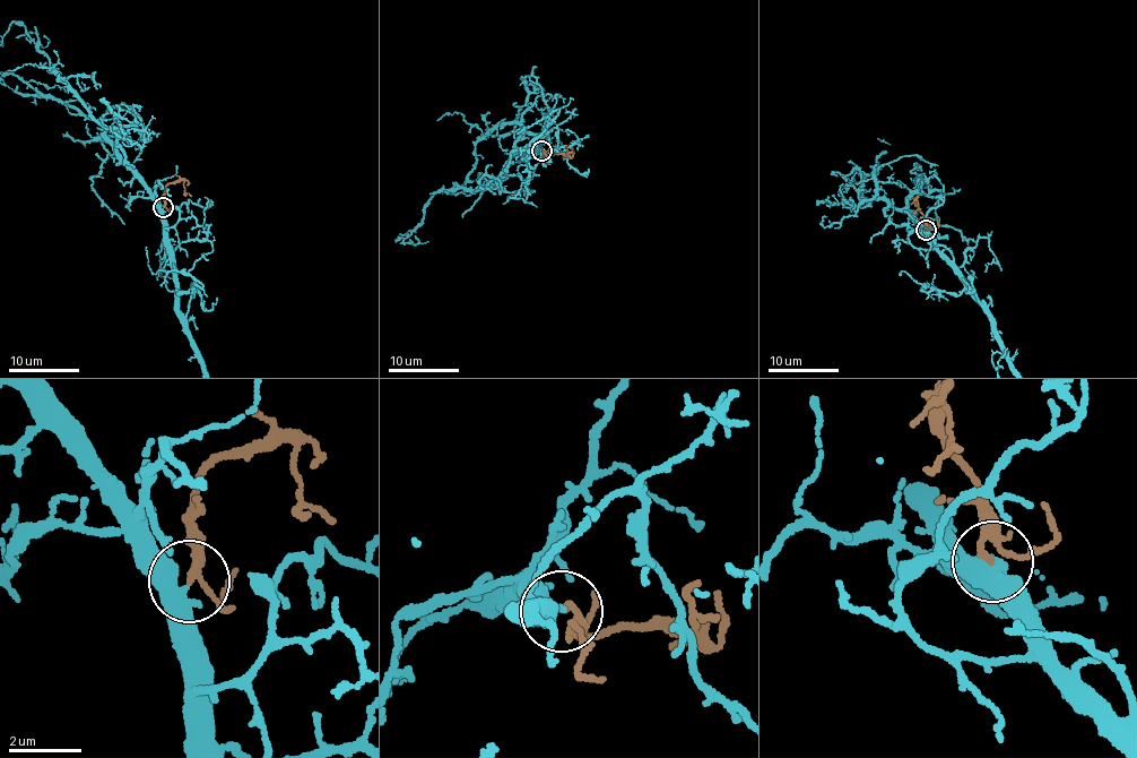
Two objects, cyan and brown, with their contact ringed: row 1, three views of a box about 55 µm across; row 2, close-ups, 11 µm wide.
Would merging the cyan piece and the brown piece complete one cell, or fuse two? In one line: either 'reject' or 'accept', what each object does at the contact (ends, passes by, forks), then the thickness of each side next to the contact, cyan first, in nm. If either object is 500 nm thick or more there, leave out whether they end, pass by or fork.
accept; cyan passes by; brown passes by; 480 nm thick on the cyan side, 130 nm on the other

